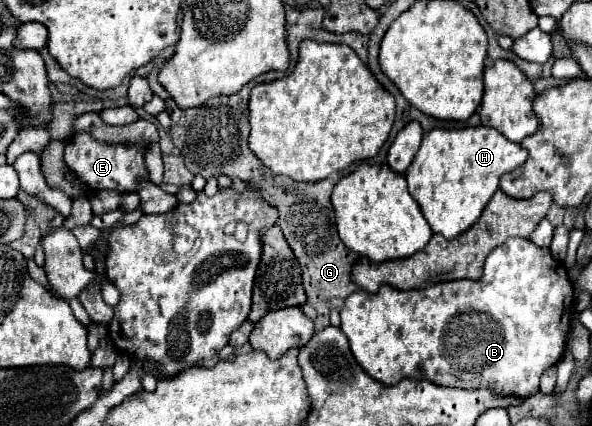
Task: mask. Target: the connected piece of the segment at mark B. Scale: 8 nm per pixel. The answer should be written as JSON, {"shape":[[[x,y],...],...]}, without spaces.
{"shape":[[[512,237],[488,255],[486,265],[484,265],[484,275],[478,281],[468,281],[468,279],[446,281],[446,283],[430,285],[428,289],[414,289],[414,291],[398,291],[398,289],[392,289],[390,285],[382,285],[382,289],[374,295],[360,289],[346,297],[340,315],[342,315],[342,331],[350,341],[350,349],[356,361],[362,365],[362,369],[366,369],[366,373],[370,373],[370,377],[374,377],[376,381],[382,381],[384,385],[396,385],[404,377],[422,377],[428,381],[436,381],[436,385],[442,385],[442,387],[462,387],[462,389],[484,387],[484,389],[494,389],[496,393],[508,391],[508,393],[518,393],[520,397],[532,397],[538,393],[538,381],[542,373],[562,357],[568,331],[570,331],[570,299],[572,297],[574,297],[574,287],[566,277],[566,267],[552,257],[550,249],[538,247],[530,239]]]}

